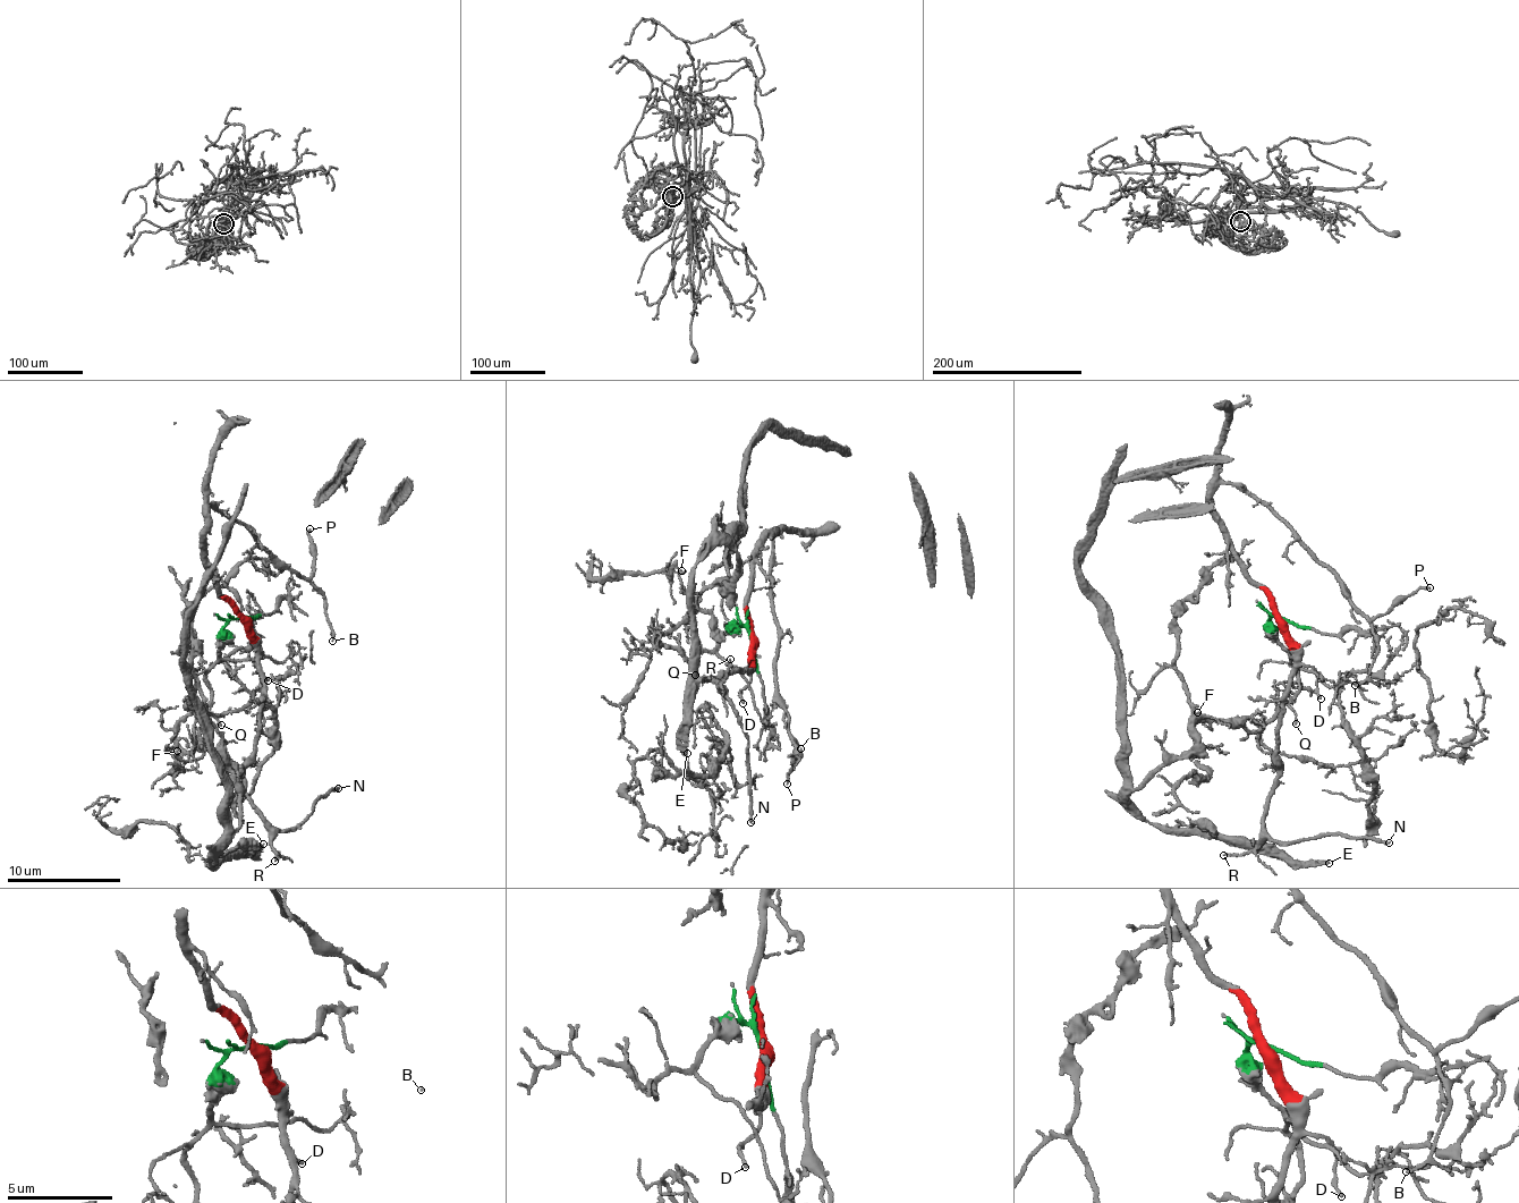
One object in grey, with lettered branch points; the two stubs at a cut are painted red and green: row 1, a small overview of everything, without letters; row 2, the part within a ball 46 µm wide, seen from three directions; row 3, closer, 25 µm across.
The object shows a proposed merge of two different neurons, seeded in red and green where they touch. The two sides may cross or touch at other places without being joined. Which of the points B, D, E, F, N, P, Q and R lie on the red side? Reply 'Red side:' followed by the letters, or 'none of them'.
Red side: B, D, N, P, R

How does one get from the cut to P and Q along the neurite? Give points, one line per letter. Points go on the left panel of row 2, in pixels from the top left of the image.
P: (240, 618), (209, 567), (208, 507), (214, 501), (266, 550), (310, 576), (315, 557), (310, 527)
Q: (242, 617), (223, 627), (223, 646), (208, 672), (211, 713), (221, 726)

